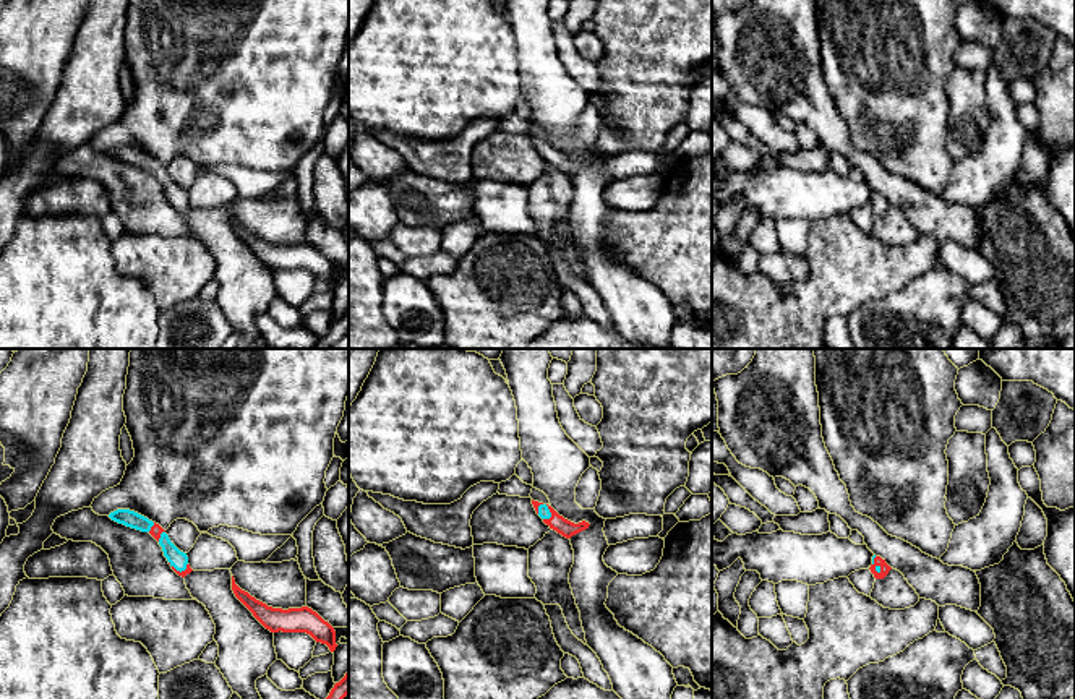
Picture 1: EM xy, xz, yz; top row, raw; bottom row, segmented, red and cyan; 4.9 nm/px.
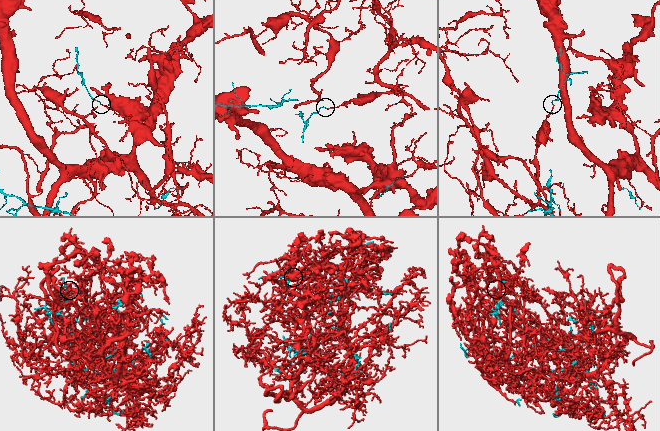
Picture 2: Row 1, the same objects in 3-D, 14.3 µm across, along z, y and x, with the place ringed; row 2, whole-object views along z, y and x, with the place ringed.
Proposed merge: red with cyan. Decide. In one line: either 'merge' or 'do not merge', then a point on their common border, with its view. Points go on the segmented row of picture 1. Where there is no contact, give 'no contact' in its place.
do not merge; contact xy (159, 536)

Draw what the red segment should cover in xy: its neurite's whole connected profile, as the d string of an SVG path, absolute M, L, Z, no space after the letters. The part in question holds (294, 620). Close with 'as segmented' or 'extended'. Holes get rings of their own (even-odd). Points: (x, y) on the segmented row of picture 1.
M232 576L232 590L235 597L253 613L253 616L271 633L306 633L316 642L326 644L331 652L336 650L336 631L316 611L302 608L272 608L242 590Z | as segmented

